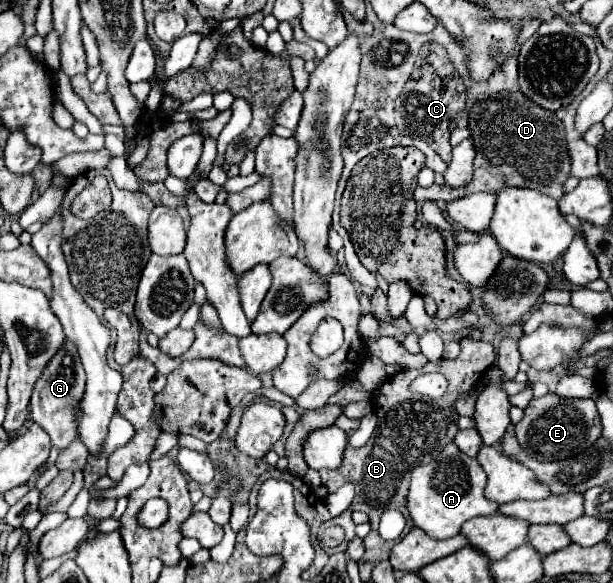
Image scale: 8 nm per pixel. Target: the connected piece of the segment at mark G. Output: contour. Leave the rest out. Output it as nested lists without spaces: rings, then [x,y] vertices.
[[[67,339],[63,347],[51,357],[51,361],[45,365],[41,377],[37,379],[33,393],[31,393],[31,417],[37,425],[41,425],[55,447],[61,451],[77,437],[77,423],[75,423],[75,413],[73,405],[79,403],[79,399],[85,393],[85,371],[81,367],[77,347]]]

